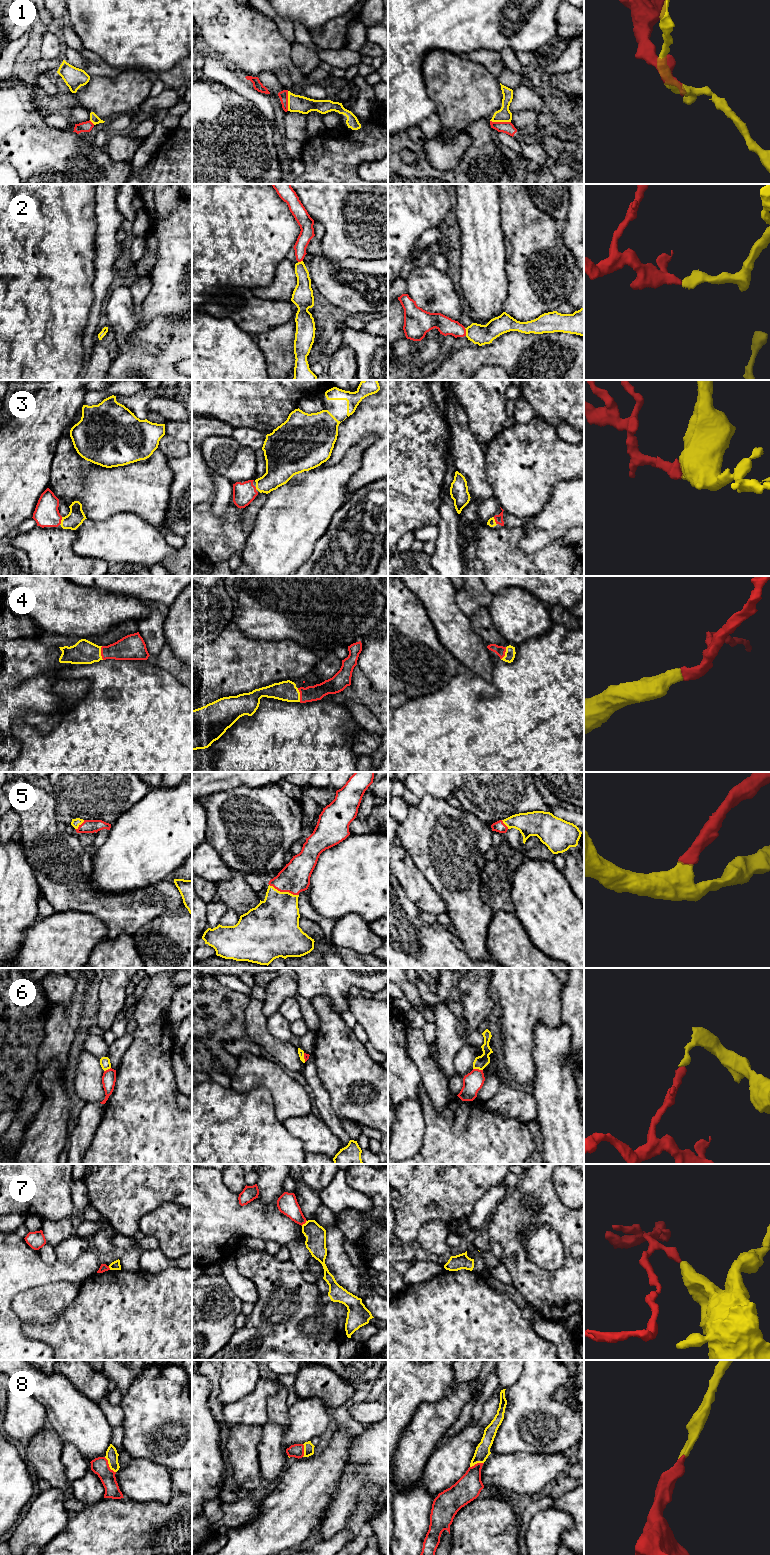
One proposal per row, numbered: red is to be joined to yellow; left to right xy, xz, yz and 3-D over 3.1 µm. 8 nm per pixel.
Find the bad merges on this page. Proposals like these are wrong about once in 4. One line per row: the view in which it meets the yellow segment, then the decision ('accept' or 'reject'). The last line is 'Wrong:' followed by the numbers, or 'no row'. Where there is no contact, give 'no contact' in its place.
1: contact in yz; reject
2: contact in yz; accept
3: contact in xy; accept
4: contact in xy; accept
5: contact in xz; accept
6: contact in yz; reject
7: contact in xz; reject
8: contact in xy; accept
Wrong: 1, 6, 7

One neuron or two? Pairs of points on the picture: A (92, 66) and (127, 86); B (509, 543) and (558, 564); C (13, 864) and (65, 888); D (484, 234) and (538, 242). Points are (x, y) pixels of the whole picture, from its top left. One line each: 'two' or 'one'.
A: two
B: one
C: two
D: two

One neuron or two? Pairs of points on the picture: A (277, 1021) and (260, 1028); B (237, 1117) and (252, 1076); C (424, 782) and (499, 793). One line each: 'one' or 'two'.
A: two
B: two
C: one

